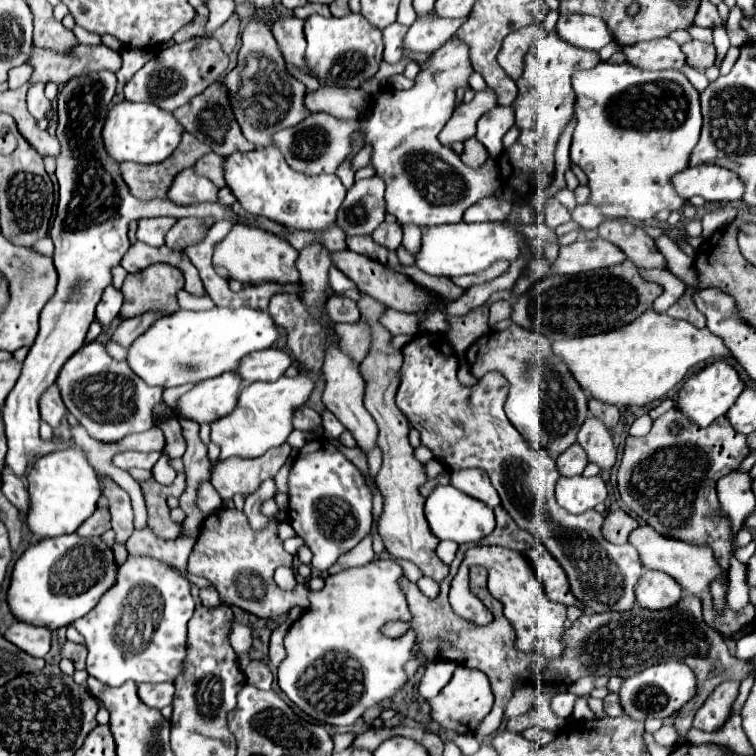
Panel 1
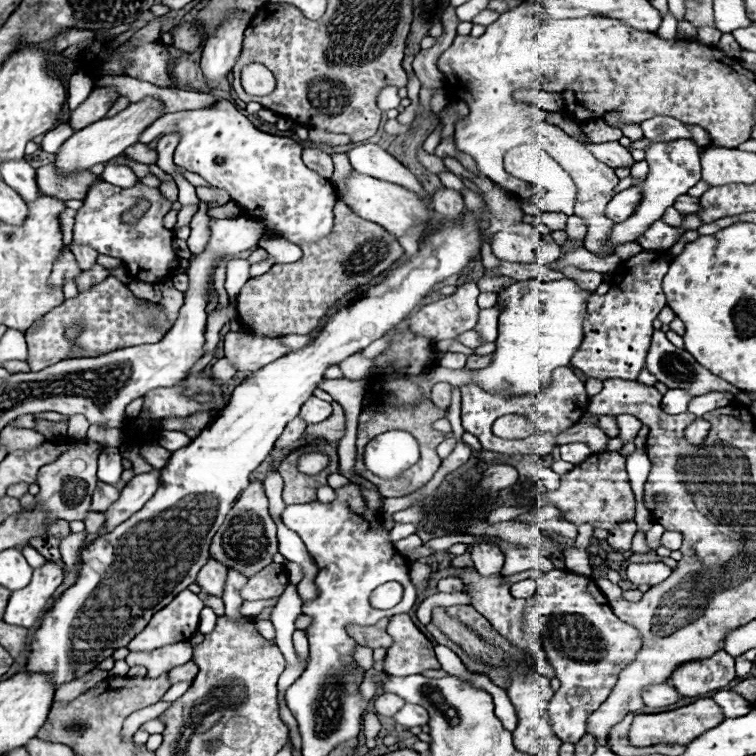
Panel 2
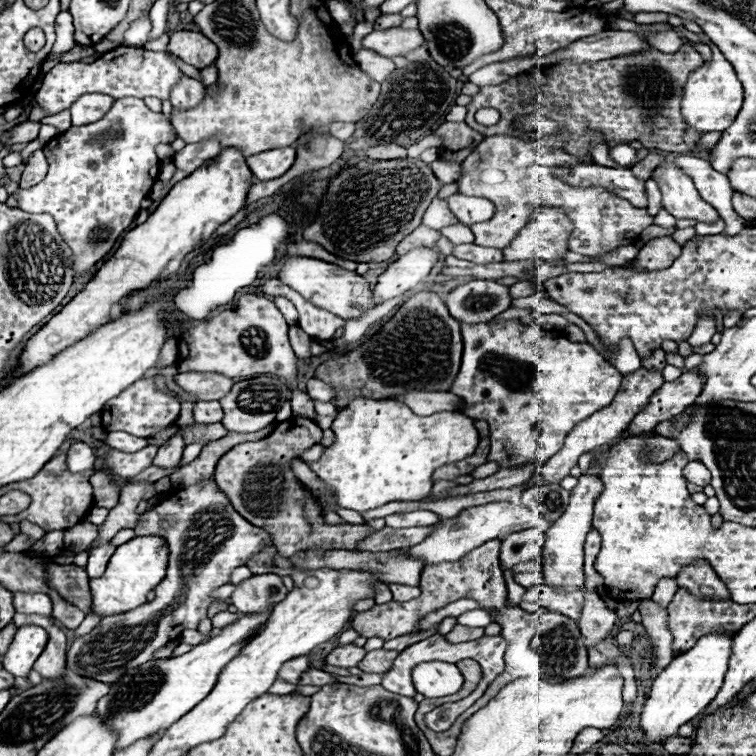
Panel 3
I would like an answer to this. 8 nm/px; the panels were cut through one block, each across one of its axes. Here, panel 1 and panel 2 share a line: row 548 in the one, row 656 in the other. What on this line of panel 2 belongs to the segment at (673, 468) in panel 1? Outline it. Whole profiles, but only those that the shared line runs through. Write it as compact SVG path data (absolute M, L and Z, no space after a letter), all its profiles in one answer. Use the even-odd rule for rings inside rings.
M720 650L710 660L694 660L680 666L668 682L676 686L682 696L700 696L728 686L734 678L734 658Z

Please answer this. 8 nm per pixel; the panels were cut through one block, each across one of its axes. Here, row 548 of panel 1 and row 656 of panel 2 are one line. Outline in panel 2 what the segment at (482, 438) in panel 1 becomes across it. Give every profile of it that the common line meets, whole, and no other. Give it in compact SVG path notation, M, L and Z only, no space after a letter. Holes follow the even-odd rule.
M550 570L538 580L534 606L524 616L526 636L532 634L532 612L540 614L540 640L556 670L556 678L562 682L548 704L550 724L562 742L576 744L586 734L586 718L608 698L618 674L636 658L642 634L614 616L592 578L566 570Z

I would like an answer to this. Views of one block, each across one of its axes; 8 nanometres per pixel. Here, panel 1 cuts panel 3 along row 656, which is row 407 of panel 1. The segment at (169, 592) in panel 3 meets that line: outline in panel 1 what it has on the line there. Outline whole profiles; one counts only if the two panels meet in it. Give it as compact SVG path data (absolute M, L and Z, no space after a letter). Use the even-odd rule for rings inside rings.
M84 344L66 364L60 368L56 386L60 388L66 408L78 418L88 434L102 442L116 442L120 436L142 432L152 428L152 408L162 402L162 390L144 384L130 368L128 362L112 360L104 344Z

